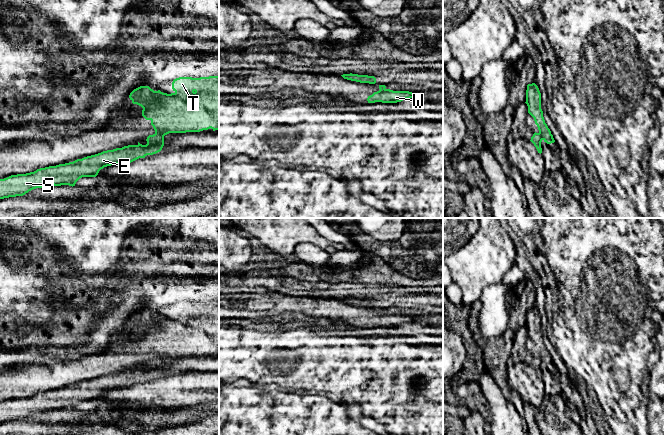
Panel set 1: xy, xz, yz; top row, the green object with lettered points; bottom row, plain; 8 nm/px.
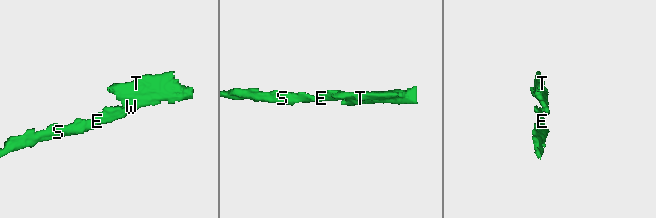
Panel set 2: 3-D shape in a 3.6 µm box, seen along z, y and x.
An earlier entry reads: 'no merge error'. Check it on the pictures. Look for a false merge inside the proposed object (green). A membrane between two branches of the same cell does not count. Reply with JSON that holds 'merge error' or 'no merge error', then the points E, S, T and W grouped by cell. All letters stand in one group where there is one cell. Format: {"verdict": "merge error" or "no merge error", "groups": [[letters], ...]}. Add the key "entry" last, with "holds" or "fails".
{"verdict": "merge error", "groups": [["E", "S"], ["T", "W"]], "entry": "fails"}

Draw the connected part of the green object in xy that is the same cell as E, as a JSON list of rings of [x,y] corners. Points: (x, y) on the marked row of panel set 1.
[[[159,134],[148,136],[146,141],[146,145],[138,142],[137,145],[107,150],[73,162],[0,179],[0,199],[23,196],[33,189],[50,185],[73,187],[82,177],[96,177],[104,167],[131,163],[139,158],[160,152],[164,146],[164,140]]]

